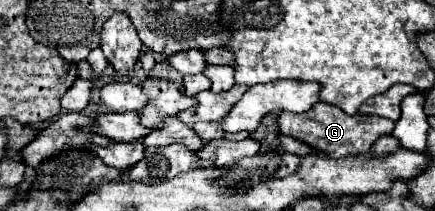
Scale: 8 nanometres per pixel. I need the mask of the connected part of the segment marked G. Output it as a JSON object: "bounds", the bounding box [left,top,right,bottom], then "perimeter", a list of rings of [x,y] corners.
{"bounds":[278,102,394,158],"perimeter":[[[318,102],[314,110],[308,110],[306,114],[290,114],[286,110],[278,112],[278,128],[280,134],[292,136],[316,150],[322,150],[330,158],[346,158],[346,156],[358,156],[370,152],[370,146],[380,138],[382,134],[390,134],[394,130],[394,122],[382,116],[362,116],[362,114],[346,114],[344,110],[338,110],[330,106],[328,102]]]}

